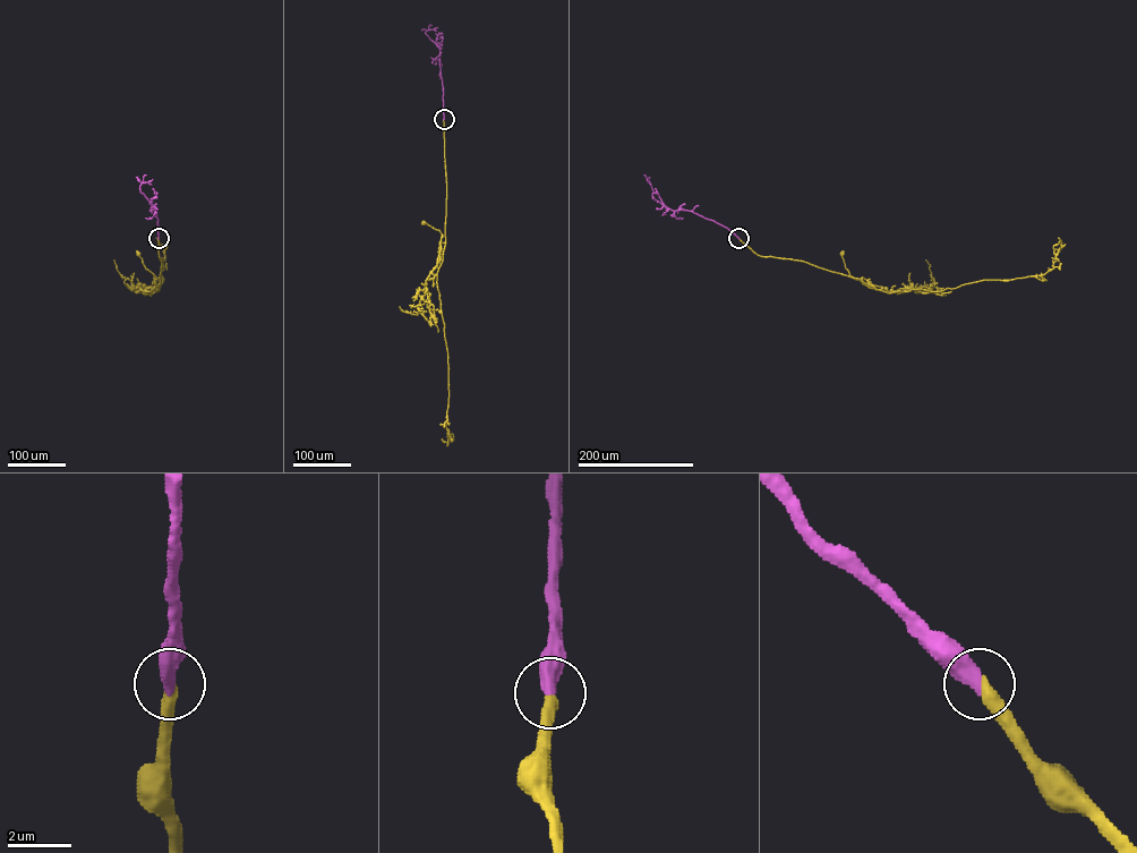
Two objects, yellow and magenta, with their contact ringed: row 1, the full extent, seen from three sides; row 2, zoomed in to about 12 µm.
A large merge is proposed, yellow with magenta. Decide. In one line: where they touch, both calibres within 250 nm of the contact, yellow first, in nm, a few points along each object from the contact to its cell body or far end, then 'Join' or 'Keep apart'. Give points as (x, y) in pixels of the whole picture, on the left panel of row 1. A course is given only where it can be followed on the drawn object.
Place: (159, 238). Thickness 400 nm (yellow) against 500 nm. Course of yellow: (157, 238), (160, 279), (155, 281), (156, 278), (145, 267), (138, 254). Course of magenta: (157, 238), (155, 211), (139, 188), (152, 179). Join

